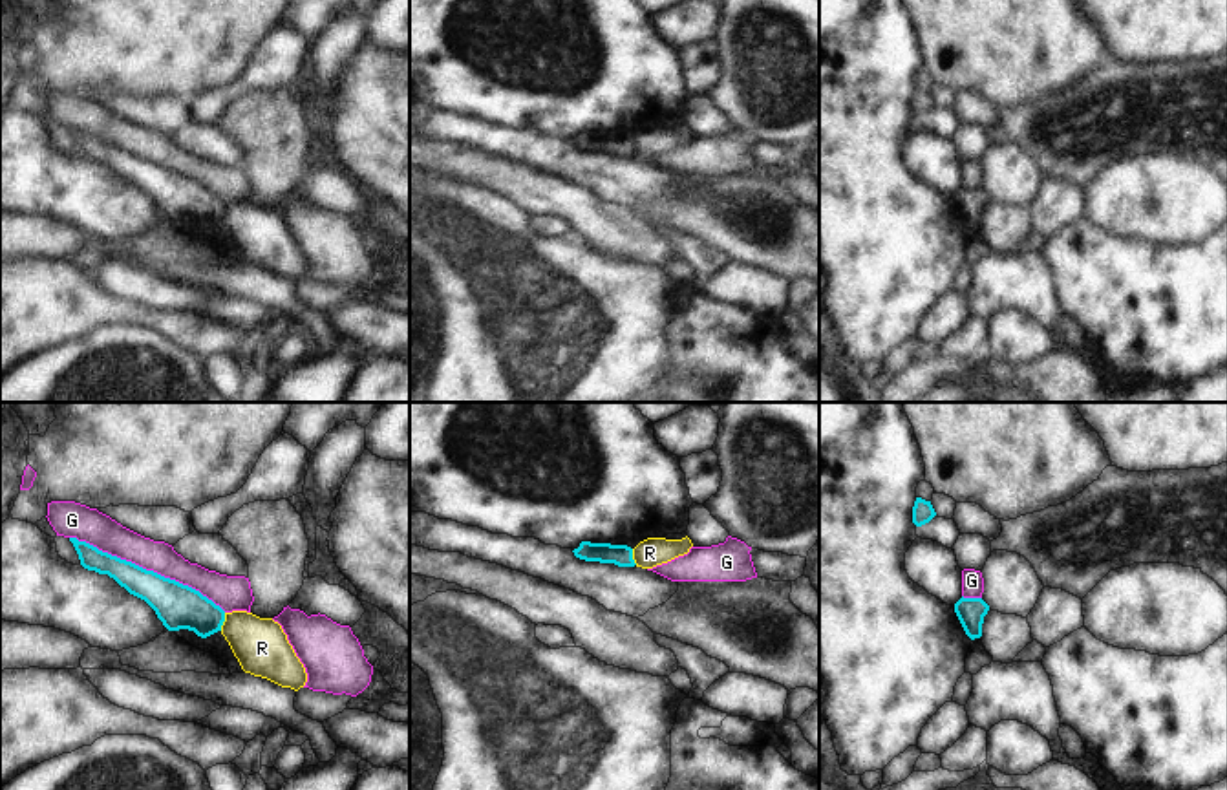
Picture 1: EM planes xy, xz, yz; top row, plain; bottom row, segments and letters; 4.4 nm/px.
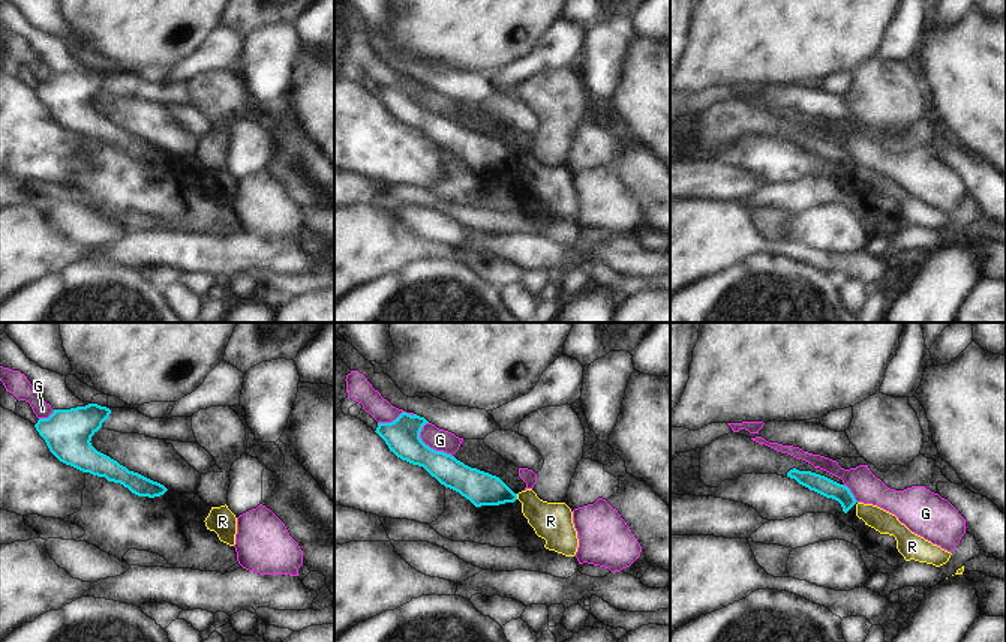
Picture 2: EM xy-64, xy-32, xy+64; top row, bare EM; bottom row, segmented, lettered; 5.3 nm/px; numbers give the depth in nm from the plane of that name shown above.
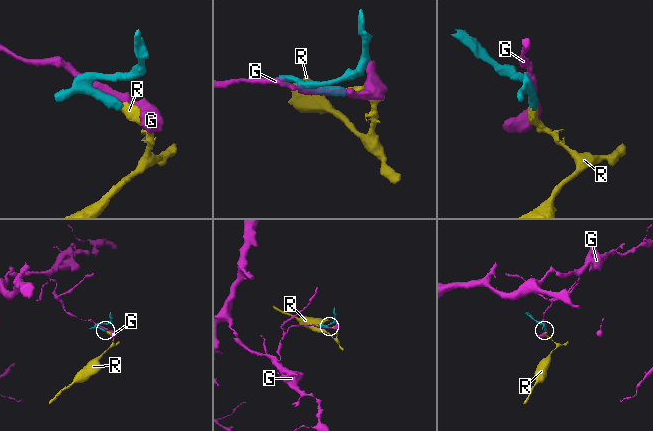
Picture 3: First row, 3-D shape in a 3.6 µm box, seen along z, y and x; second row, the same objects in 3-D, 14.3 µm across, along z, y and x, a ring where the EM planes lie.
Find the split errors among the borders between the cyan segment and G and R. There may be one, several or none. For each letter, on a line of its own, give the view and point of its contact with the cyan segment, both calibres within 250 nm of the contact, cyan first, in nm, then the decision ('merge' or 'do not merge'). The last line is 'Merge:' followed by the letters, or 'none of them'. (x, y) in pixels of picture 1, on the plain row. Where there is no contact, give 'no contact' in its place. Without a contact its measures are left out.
G: xy (149, 161) | 200/150 nm | do not merge
R: xy (224, 211) | 200/240 nm | do not merge
Merge: none of them

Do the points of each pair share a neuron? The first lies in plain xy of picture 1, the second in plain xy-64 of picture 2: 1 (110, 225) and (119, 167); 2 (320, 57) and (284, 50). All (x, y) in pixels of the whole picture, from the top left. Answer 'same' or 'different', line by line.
1: different
2: same

